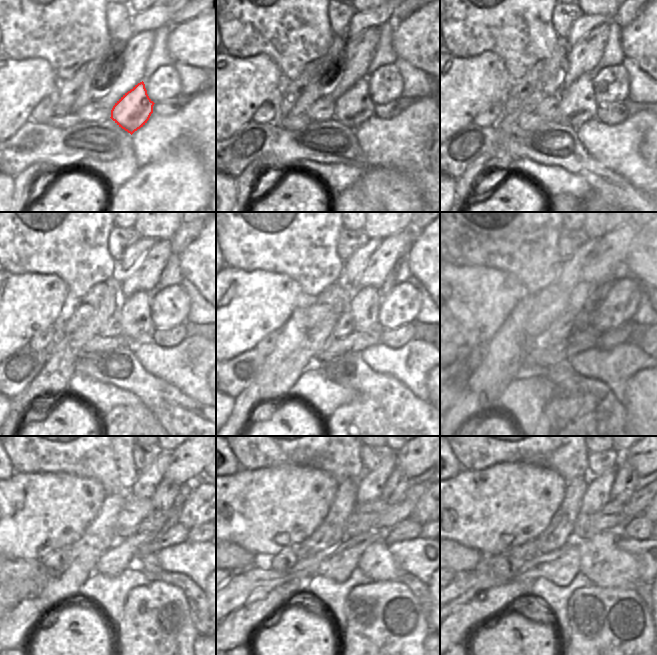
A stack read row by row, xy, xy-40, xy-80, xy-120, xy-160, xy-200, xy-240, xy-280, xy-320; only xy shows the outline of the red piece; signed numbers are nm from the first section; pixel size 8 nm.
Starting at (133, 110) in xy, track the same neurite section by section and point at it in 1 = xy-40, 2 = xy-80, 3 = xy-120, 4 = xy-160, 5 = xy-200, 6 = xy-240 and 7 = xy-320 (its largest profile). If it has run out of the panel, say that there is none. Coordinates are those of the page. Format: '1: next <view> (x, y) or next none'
1: next xy-40 (355, 106)
2: next xy-80 (578, 104)
3: next xy-120 (135, 313)
4: next xy-160 (364, 302)
5: next xy-200 (596, 299)
6: next xy-240 (164, 497)
7: next xy-320 (626, 477)

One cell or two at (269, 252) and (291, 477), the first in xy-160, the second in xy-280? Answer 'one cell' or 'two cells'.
two cells

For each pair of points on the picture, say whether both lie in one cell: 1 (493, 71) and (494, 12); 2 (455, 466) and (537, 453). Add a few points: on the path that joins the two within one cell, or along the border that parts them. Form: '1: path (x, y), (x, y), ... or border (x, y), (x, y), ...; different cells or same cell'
1: border (470, 56), (493, 51), (502, 60), (507, 71); different cells
2: border (450, 446), (461, 468); different cells

